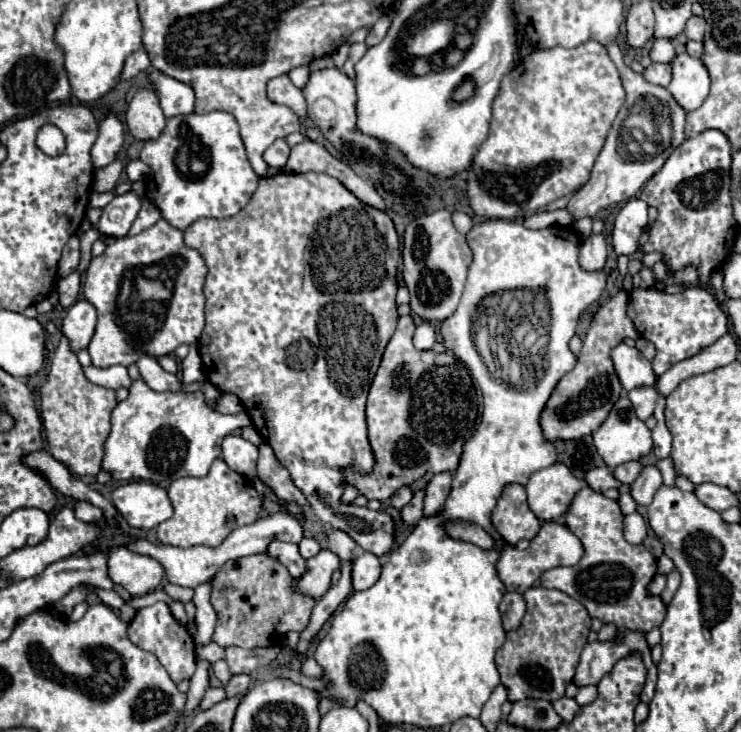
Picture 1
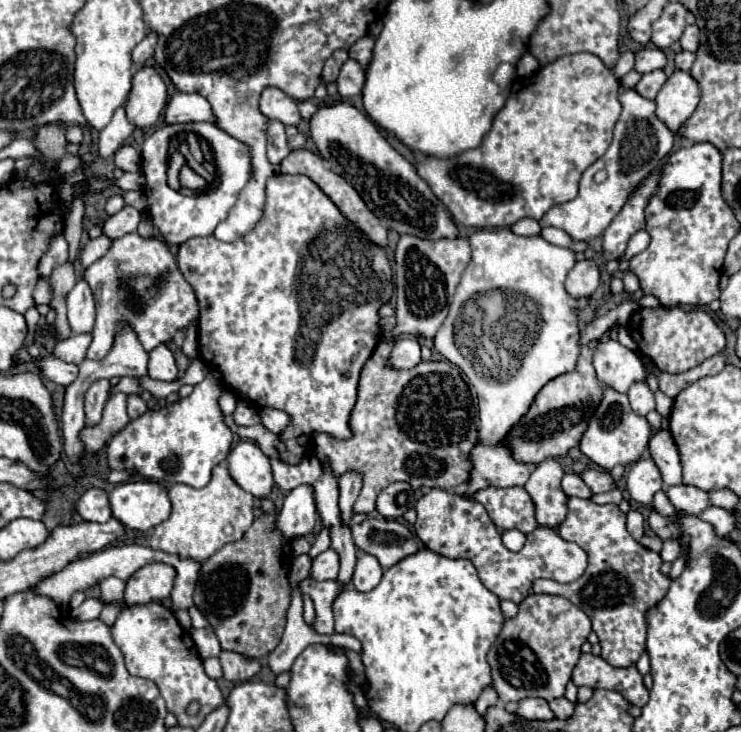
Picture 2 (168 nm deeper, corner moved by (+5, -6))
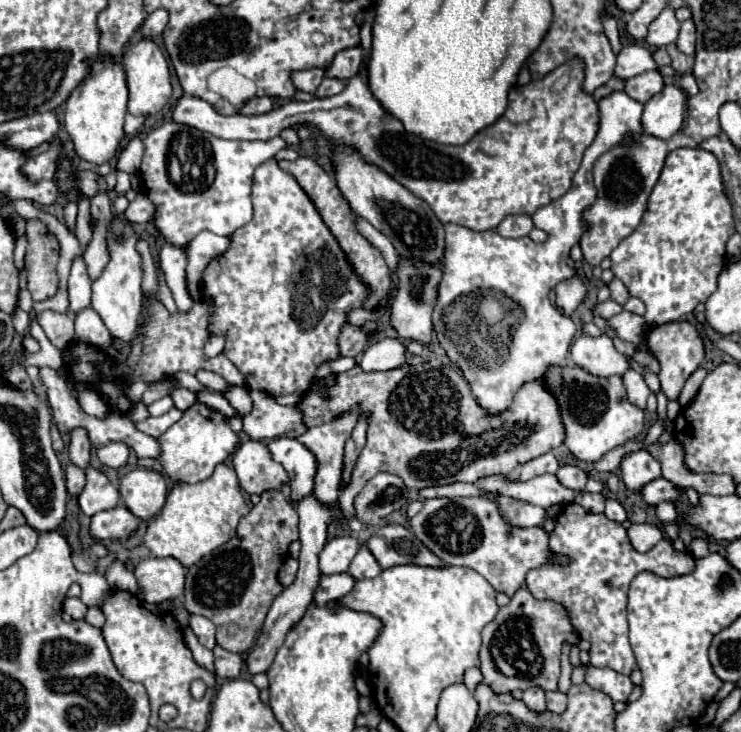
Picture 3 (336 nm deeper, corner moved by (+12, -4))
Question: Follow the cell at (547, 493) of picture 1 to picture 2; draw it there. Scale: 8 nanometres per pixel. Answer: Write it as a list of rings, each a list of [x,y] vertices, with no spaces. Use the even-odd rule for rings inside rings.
[[[545,459],[535,467],[525,483],[527,493],[533,497],[537,521],[543,527],[557,529],[567,515],[567,495],[561,491],[563,469],[555,459]]]

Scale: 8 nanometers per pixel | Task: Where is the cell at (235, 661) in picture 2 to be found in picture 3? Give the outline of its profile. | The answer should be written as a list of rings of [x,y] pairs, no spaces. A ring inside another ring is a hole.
[[[220,645],[214,647],[214,657],[216,657],[216,675],[222,679],[236,679],[242,671],[242,657],[238,653],[226,651]]]

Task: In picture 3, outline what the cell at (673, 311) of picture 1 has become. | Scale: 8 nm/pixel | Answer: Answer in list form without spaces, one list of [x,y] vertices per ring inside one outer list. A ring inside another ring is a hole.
[[[670,321],[664,325],[654,325],[648,327],[644,341],[650,349],[650,353],[660,361],[660,383],[662,383],[662,391],[668,399],[678,399],[678,393],[684,385],[684,381],[690,377],[690,373],[694,373],[700,363],[706,357],[706,349],[704,349],[704,341],[700,337],[700,331],[694,323],[690,321]]]

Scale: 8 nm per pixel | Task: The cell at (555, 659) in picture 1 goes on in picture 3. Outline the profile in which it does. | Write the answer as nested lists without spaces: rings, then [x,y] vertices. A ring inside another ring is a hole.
[[[526,587],[518,589],[510,603],[500,607],[494,621],[482,631],[480,671],[484,675],[484,683],[494,693],[512,693],[516,689],[526,691],[532,687],[556,691],[560,677],[560,655],[566,641],[580,641],[568,611],[556,601],[534,599]]]

